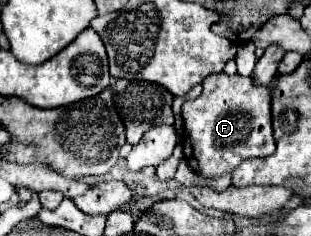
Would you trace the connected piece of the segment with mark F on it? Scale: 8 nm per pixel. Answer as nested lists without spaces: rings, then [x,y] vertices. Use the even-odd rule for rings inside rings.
[[[215,73],[203,81],[203,91],[197,99],[183,103],[183,155],[191,169],[203,177],[221,177],[233,171],[241,161],[267,157],[275,153],[273,129],[271,129],[271,87],[257,87],[251,77]]]

